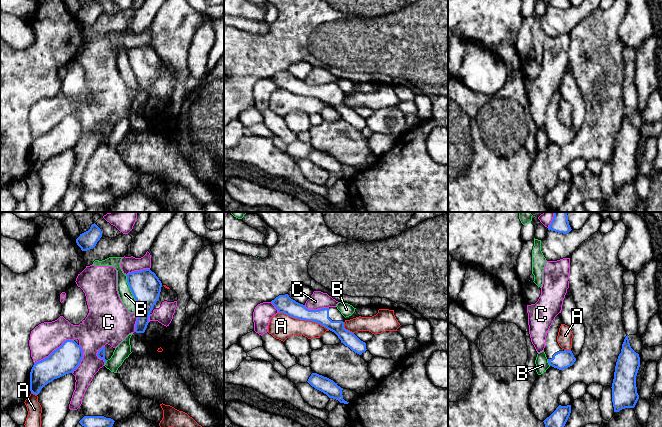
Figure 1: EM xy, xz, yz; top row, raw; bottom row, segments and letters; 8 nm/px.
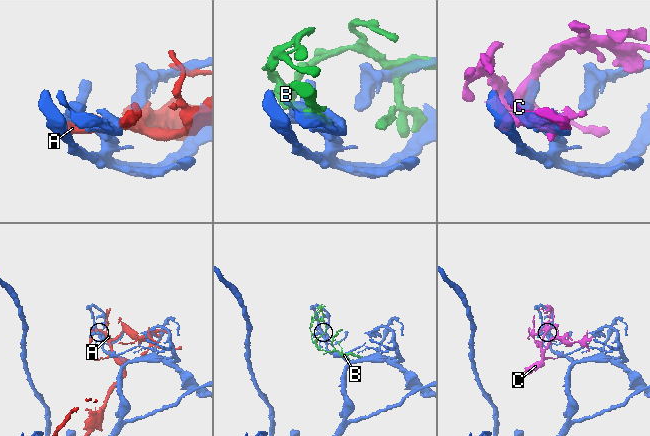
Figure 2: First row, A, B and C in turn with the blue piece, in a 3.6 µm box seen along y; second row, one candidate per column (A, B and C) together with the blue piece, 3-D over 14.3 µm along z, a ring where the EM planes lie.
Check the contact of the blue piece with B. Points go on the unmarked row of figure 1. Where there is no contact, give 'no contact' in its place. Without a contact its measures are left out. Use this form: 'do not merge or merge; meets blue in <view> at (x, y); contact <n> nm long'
do not merge; meets blue in xy at (131, 67); contact 280 nm long

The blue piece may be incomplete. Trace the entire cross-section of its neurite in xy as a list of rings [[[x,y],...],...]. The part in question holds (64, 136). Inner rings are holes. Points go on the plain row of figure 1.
[[[66,116],[45,135],[34,139],[30,148],[30,167],[38,171],[41,165],[66,150],[73,149],[80,141],[83,126],[73,116]]]

